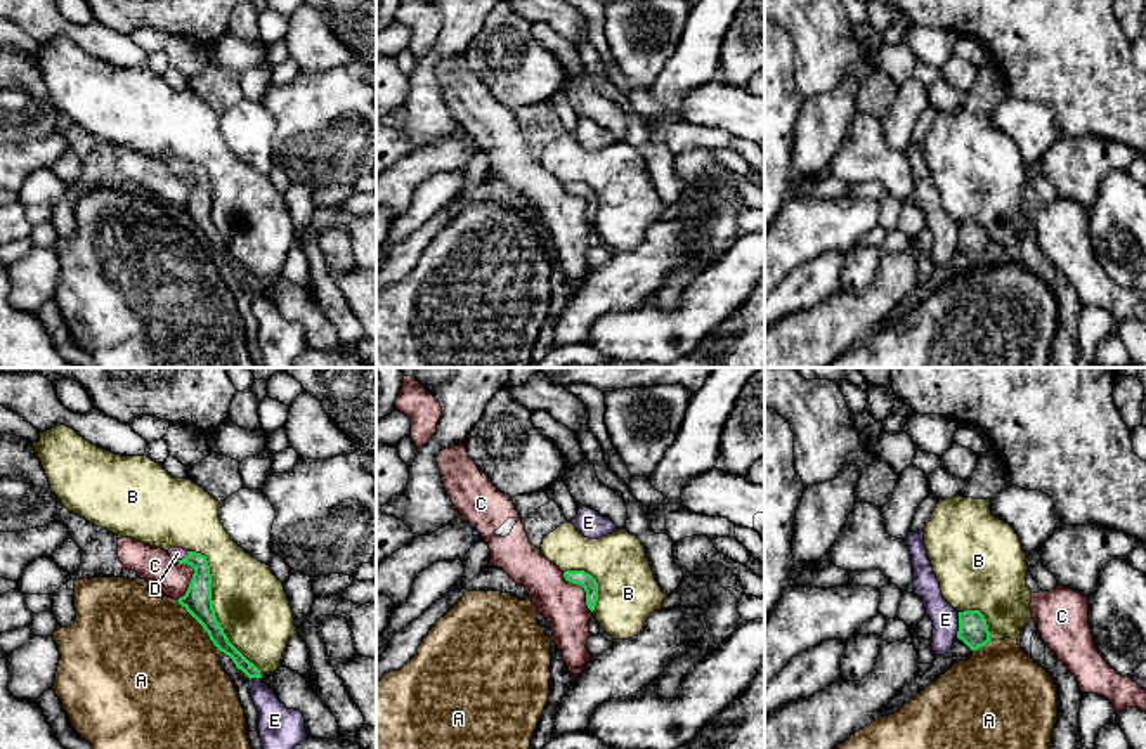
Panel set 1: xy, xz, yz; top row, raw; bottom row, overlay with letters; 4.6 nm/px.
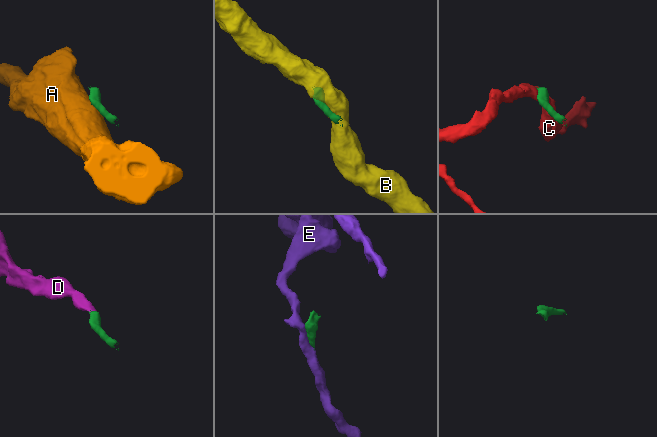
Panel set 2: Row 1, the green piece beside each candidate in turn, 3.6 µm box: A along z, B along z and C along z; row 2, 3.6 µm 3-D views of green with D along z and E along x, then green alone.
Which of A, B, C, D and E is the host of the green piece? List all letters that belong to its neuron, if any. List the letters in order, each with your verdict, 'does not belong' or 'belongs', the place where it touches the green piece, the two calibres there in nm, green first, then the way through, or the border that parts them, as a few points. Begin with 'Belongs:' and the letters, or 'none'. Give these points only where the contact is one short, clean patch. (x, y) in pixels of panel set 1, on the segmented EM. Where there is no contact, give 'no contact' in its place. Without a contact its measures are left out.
Belongs: D
A: does not belong; contact xy (201, 625); calibres 130 and 500 nm; border xy (175, 600), (201, 626), (221, 652)
B: does not belong; contact xy (214, 611); calibres 130 and 340 nm
C: does not belong; contact xy (193, 576); calibres 130 and 160 nm; border xy (175, 560), (186, 562), (193, 569), (189, 586), (177, 600)
D: belongs; contact xy (184, 557); calibres 130 and 60 nm; way xy (198, 602), (198, 567), (184, 557), (177, 553)
E: does not belong; contact yz (959, 625); calibres 140 and 130 nm

